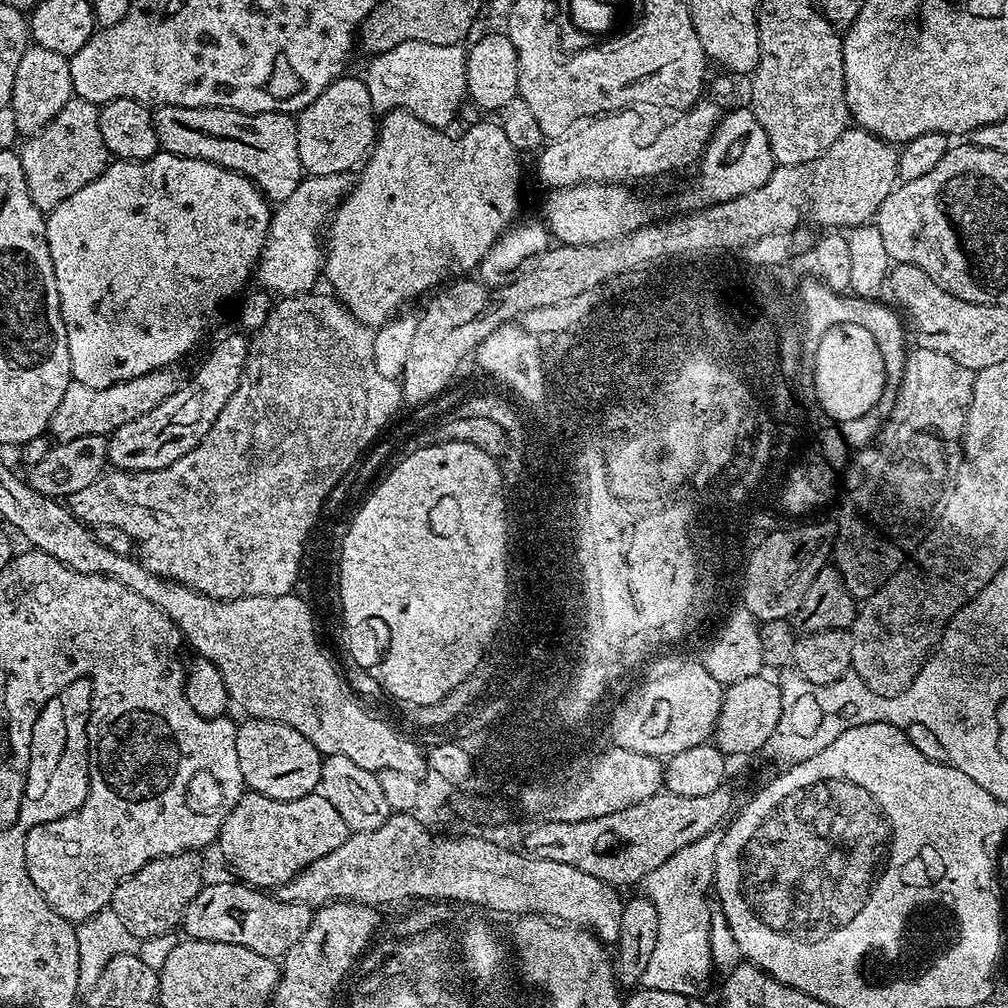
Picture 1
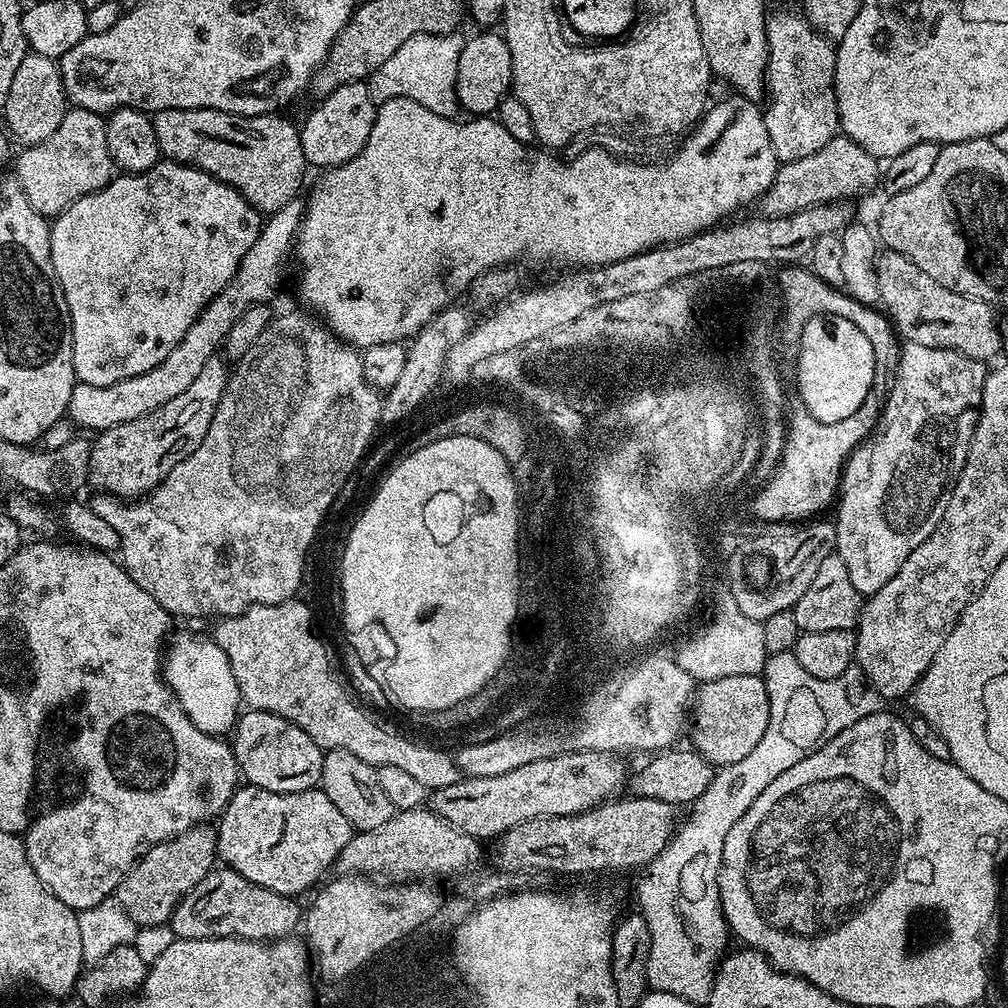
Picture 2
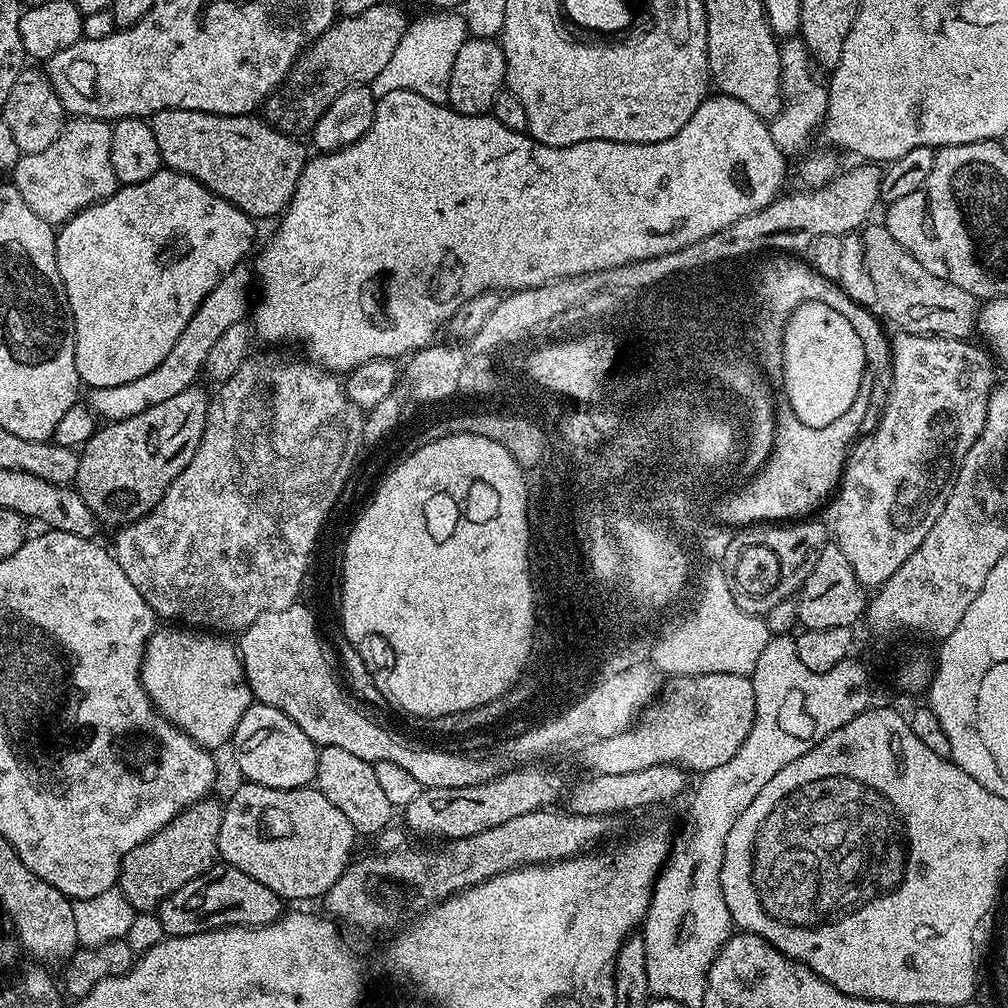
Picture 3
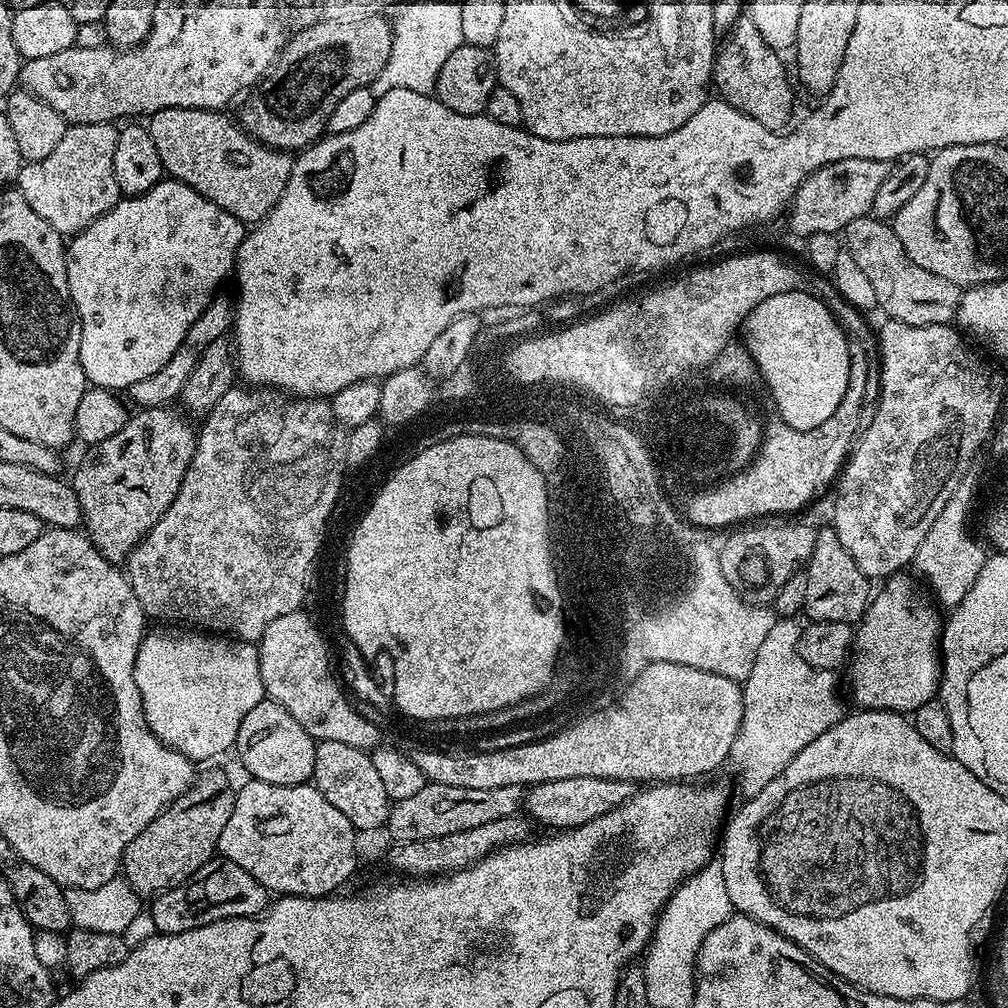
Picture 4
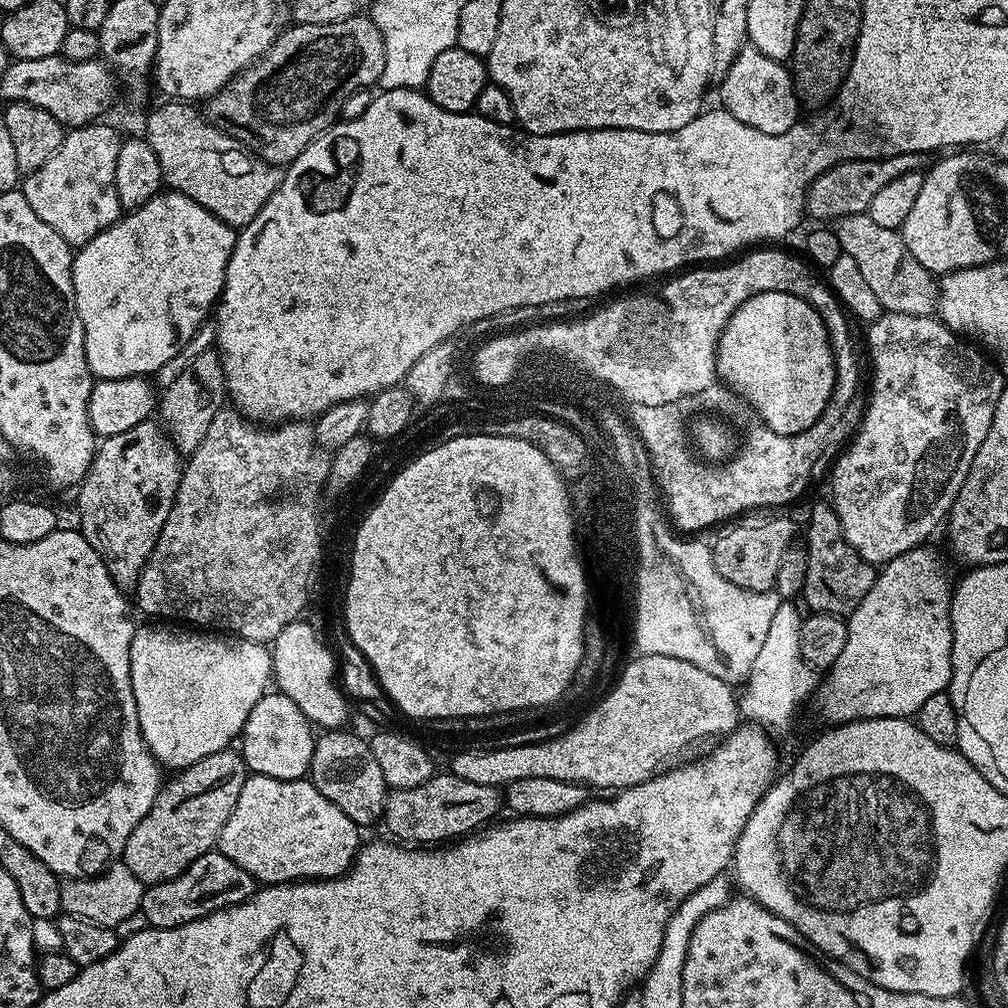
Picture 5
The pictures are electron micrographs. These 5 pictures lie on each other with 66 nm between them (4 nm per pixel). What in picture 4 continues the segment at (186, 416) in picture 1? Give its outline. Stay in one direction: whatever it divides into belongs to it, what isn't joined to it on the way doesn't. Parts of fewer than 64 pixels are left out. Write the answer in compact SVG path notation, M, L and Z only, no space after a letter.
M172 406L142 408L129 415L126 426L122 426L118 434L110 434L106 442L98 442L85 451L88 453L84 461L77 466L76 473L70 476L72 489L78 498L83 531L111 564L120 566L127 561L132 555L132 549L142 543L158 518L162 518L170 502L174 502L178 486L182 486L182 478L196 449L197 433L187 424L189 421L174 409Z

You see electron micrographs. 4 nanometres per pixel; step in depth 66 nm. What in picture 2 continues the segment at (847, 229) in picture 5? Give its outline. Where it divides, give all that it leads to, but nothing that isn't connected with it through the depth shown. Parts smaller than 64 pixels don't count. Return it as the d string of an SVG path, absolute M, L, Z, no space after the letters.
M881 251L878 266L878 294L895 330L907 343L949 348L975 360L991 362L1002 351L1000 326L993 305L970 298L934 282L926 270L897 252Z

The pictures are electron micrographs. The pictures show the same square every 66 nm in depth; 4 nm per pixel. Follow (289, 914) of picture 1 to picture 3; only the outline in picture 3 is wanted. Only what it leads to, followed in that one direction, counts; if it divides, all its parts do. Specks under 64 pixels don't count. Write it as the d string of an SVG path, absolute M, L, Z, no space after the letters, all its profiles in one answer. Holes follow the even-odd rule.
M217 862L198 878L186 882L182 890L170 894L160 904L158 915L165 937L189 936L199 932L211 932L213 928L260 928L279 920L285 911L285 901L270 886L254 882L250 874L242 874L234 866ZM220 912L220 920L216 915Z

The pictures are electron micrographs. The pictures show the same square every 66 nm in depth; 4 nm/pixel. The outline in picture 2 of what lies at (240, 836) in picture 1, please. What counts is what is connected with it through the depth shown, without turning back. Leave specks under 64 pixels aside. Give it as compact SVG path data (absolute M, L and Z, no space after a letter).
M240 786L218 817L216 850L219 859L227 867L242 874L242 878L258 886L266 886L266 890L296 898L299 897L299 892L306 891L311 884L321 883L320 875L335 865L353 834L352 823L342 818L342 810L338 810L338 806L334 806L334 802L330 802L330 798L326 798L326 794L319 787L301 792L271 792Z

